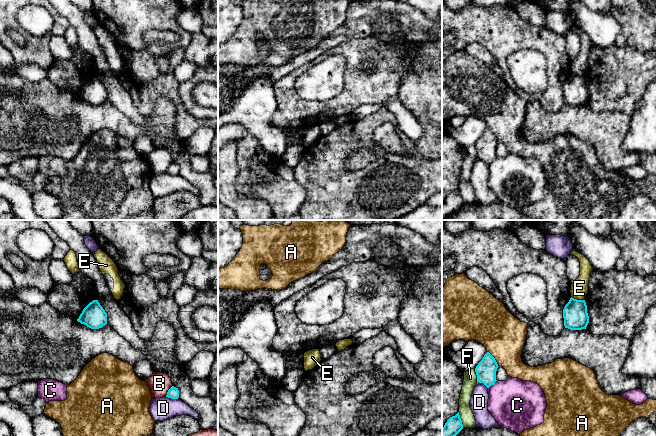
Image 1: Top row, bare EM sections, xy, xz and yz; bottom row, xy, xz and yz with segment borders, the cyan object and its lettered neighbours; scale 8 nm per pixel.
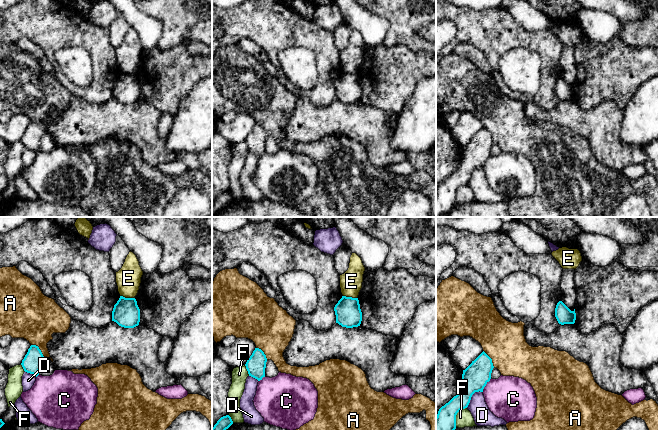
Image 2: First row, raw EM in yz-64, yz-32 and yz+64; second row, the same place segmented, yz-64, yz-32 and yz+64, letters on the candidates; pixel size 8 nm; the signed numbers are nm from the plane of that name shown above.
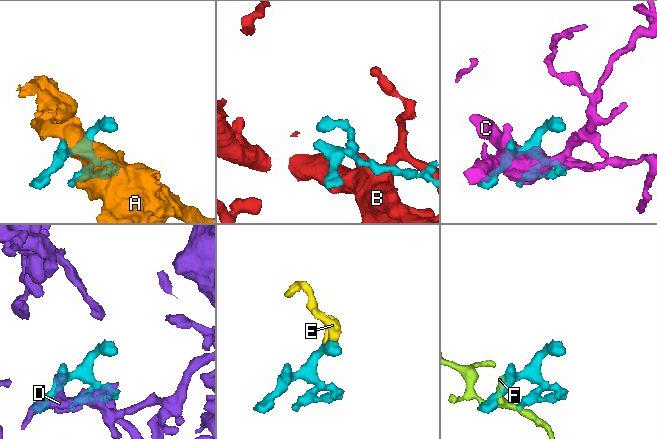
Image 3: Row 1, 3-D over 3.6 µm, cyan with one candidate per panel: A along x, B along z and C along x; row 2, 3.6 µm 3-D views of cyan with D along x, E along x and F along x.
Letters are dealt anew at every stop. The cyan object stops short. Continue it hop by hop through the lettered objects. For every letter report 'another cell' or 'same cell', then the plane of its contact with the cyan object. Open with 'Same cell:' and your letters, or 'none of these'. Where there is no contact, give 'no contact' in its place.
Same cell: none of these
A: another cell; meets cyan in yz
B: another cell; meets cyan in xy
C: another cell; meets cyan in yz
D: another cell; meets cyan in xy
E: another cell; meets cyan in yz
F: another cell; meets cyan in yz

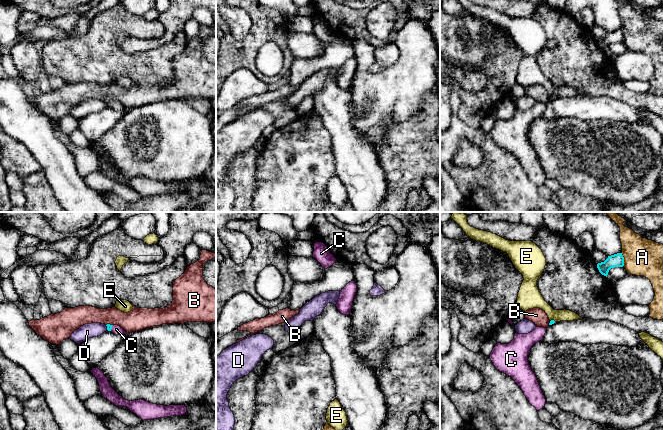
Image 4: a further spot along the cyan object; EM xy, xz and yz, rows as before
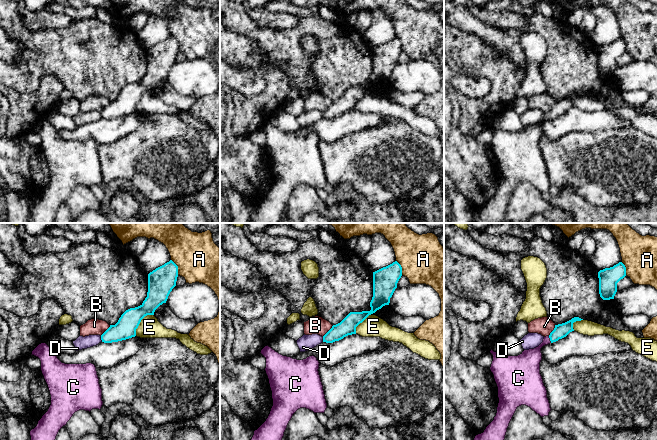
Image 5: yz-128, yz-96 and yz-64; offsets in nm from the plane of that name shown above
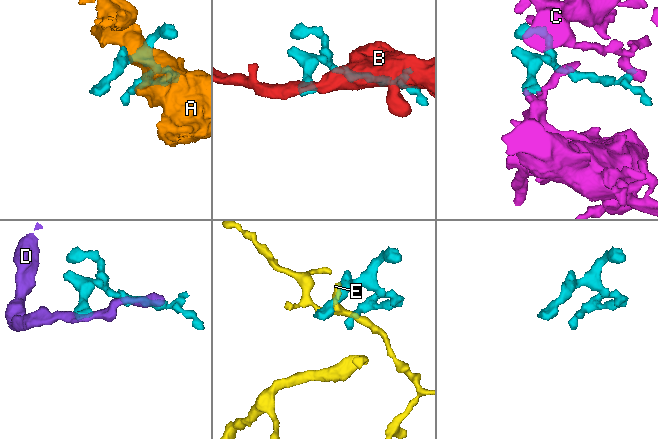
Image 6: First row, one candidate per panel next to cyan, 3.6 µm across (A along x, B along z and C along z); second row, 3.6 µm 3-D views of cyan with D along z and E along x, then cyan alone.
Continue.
Same cell: C
A: another cell; meets cyan in yz
B: another cell; meets cyan in xy
C: same cell; meets cyan in xy
D: another cell; meets cyan in xy
E: another cell; meets cyan in yz

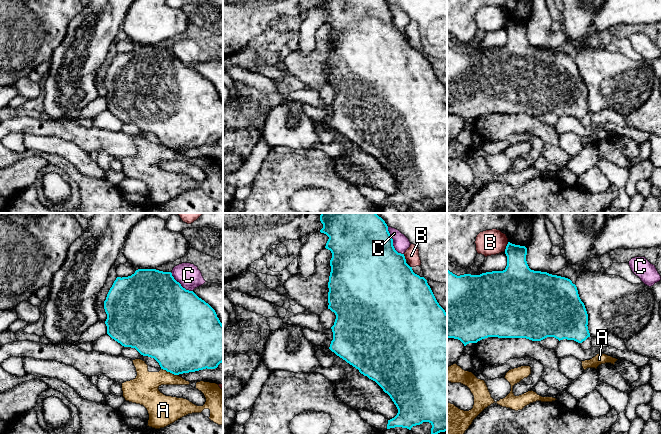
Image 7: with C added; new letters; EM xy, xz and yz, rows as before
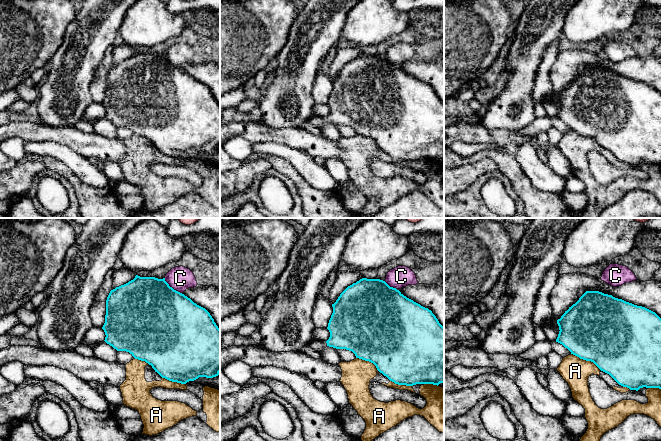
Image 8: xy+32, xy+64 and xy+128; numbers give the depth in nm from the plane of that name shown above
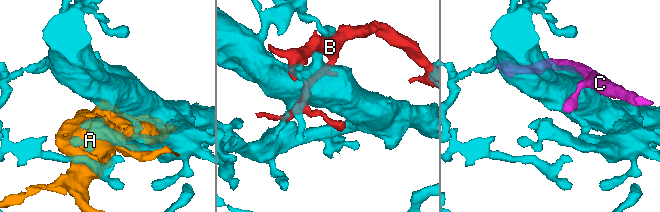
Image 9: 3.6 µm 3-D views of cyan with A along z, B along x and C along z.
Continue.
Same cell: none of these
A: another cell; meets cyan in xy
B: another cell; meets cyan in yz
C: another cell; meets cyan in xz

